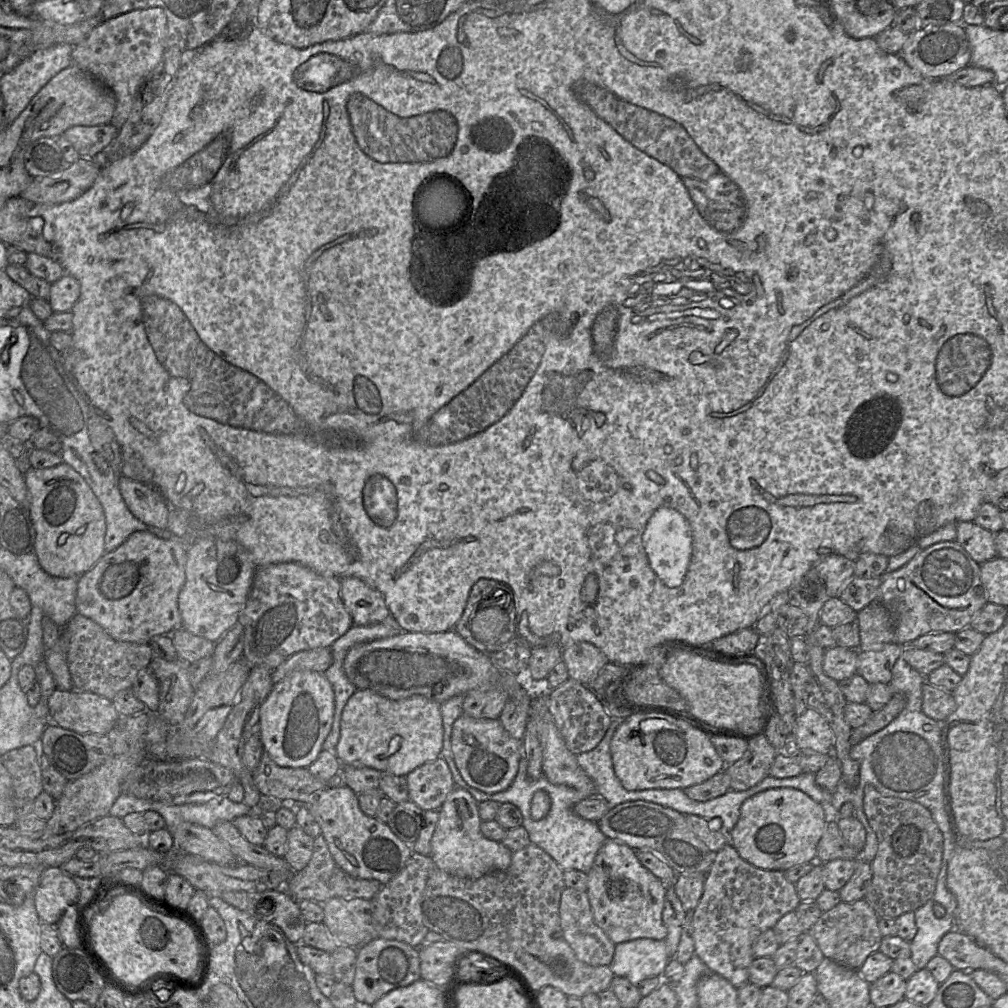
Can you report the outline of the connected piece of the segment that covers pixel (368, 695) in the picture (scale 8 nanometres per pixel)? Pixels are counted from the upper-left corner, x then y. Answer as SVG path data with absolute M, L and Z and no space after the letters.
M369 689L357 690L343 709L335 754L342 765L366 766L381 772L406 776L415 768L440 757L443 733L441 704L421 695L392 700Z

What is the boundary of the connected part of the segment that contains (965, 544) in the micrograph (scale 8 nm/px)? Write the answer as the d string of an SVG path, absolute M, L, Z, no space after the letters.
M959 522L956 525L956 542L979 565L998 557L994 534L974 522Z

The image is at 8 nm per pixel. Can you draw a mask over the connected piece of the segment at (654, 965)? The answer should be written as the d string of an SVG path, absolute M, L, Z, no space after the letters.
M640 938L616 944L608 967L636 986L641 980L661 977L669 959L664 940Z

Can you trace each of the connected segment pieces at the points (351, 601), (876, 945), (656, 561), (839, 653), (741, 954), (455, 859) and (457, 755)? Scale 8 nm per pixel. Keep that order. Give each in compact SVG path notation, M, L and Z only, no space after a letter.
M341 578L340 592L353 625L367 626L380 623L390 616L383 595L359 578Z
M865 898L852 903L841 901L831 910L823 912L809 932L825 958L858 970L880 948L883 936L879 929L879 920L876 911Z
M661 507L651 516L642 535L642 543L653 572L669 587L679 586L688 570L692 554L689 523L672 508Z
M834 646L827 648L824 653L823 671L837 682L857 673L858 650Z
M728 843L714 855L702 897L692 911L694 953L711 972L722 976L737 989L749 982L758 937L772 929L784 915L795 911L800 902L796 884L785 877L784 871L755 867Z
M455 785L439 809L439 820L431 839L430 857L437 868L452 875L479 878L490 871L502 871L509 867L512 851L501 842L486 838L480 829L481 822L478 802L467 790Z
M462 714L453 724L451 745L456 766L463 779L486 793L506 790L515 779L522 740L510 736L499 719L476 719Z

